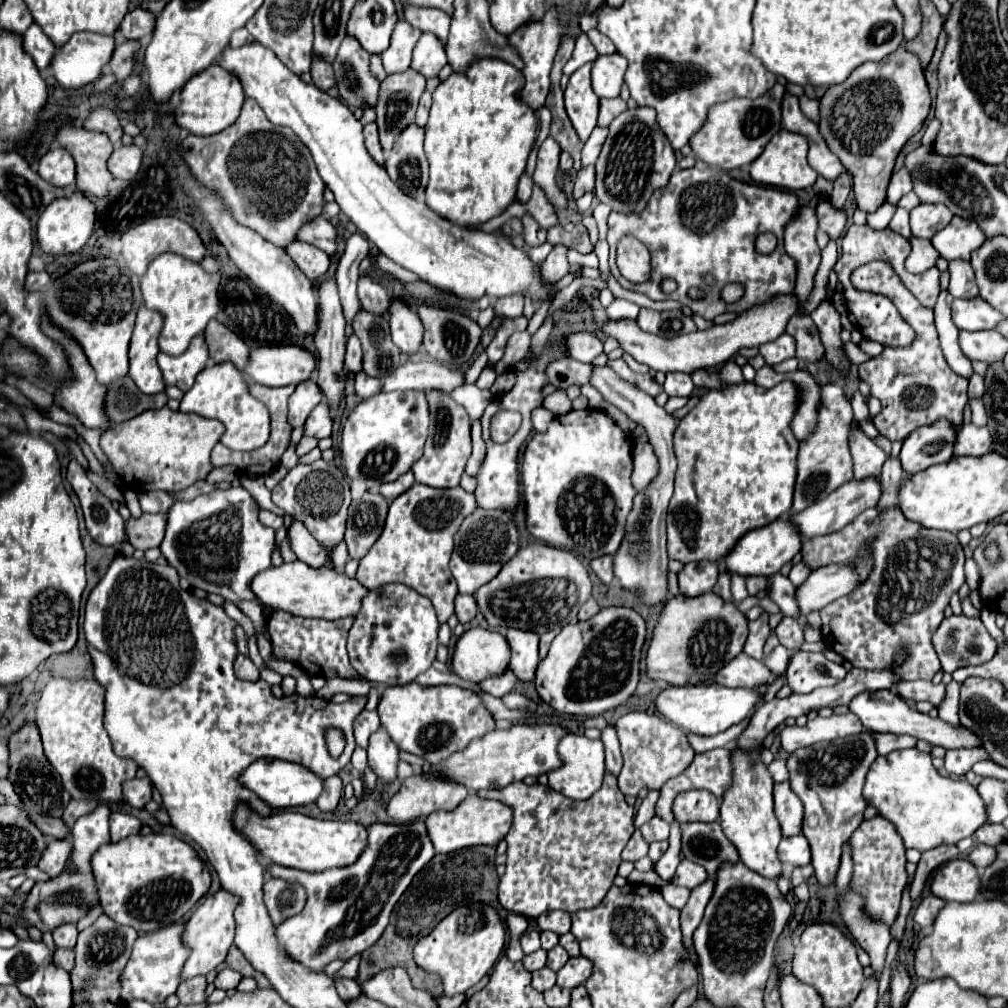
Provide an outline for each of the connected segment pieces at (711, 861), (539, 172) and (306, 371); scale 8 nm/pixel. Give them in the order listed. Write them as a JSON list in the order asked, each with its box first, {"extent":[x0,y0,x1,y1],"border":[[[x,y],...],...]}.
[{"extent":[682,823,738,875],"border":[[[682,823],[682,855],[702,865],[710,875],[724,861],[738,861],[736,847],[722,835],[720,823]]]},{"extent":[534,137,566,207],"border":[[[546,137],[542,141],[542,145],[538,147],[538,163],[536,163],[536,171],[534,171],[534,183],[538,183],[548,199],[552,201],[552,205],[556,207],[564,207],[566,205],[566,195],[558,183],[558,157],[560,157],[560,147],[552,137]]]},{"extent":[246,345,316,387],"border":[[[298,345],[258,347],[250,353],[246,373],[252,381],[266,387],[298,385],[316,369],[316,357]]]}]

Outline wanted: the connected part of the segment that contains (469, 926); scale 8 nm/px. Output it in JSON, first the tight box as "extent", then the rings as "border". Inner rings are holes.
{"extent":[414,903,506,995],"border":[[[474,903],[450,913],[438,927],[414,947],[414,961],[428,973],[438,973],[444,995],[458,995],[476,985],[500,959],[506,941],[506,925],[490,905]]]}

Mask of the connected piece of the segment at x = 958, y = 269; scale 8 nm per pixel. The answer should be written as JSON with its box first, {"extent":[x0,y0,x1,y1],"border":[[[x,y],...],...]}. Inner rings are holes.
{"extent":[948,259,978,299],"border":[[[954,259],[948,265],[950,271],[950,287],[948,293],[958,299],[974,299],[978,297],[978,287],[974,283],[974,271],[970,261]]]}

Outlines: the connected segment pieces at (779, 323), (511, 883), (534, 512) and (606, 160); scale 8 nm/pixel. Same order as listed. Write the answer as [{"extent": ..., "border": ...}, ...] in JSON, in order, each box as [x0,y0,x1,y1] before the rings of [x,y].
[{"extent":[600,295,796,373],"border":[[[778,295],[772,301],[752,307],[750,311],[738,315],[738,319],[734,319],[732,323],[714,325],[706,331],[694,331],[674,339],[662,339],[658,335],[650,335],[642,331],[634,319],[606,319],[600,331],[604,333],[604,337],[616,339],[620,347],[626,353],[630,353],[638,363],[644,363],[654,371],[692,373],[694,369],[726,363],[730,357],[738,353],[740,347],[758,347],[762,343],[778,339],[778,335],[784,333],[786,323],[794,313],[796,313],[796,299],[792,295]]]},{"extent":[476,773,634,919],"border":[[[606,773],[602,787],[586,801],[572,801],[566,799],[562,793],[552,791],[552,787],[540,783],[526,785],[524,781],[510,783],[502,789],[478,791],[476,795],[482,799],[502,801],[514,809],[514,823],[506,835],[506,873],[498,883],[498,903],[506,911],[536,919],[540,913],[550,909],[562,909],[568,913],[592,909],[604,899],[618,873],[618,865],[622,861],[620,853],[634,833],[634,807],[626,805],[614,775]]]},{"extent":[522,409,636,559],"border":[[[584,409],[554,417],[544,433],[534,431],[522,457],[522,487],[526,499],[526,529],[546,545],[566,549],[580,559],[614,555],[624,535],[626,515],[636,489],[630,483],[632,439],[604,411]]]},{"extent":[596,107,676,213],"border":[[[650,107],[626,109],[618,115],[610,127],[600,157],[596,161],[596,187],[598,201],[610,205],[614,211],[630,213],[642,211],[654,189],[664,187],[674,171],[676,157],[666,135],[656,123],[656,111]]]}]

